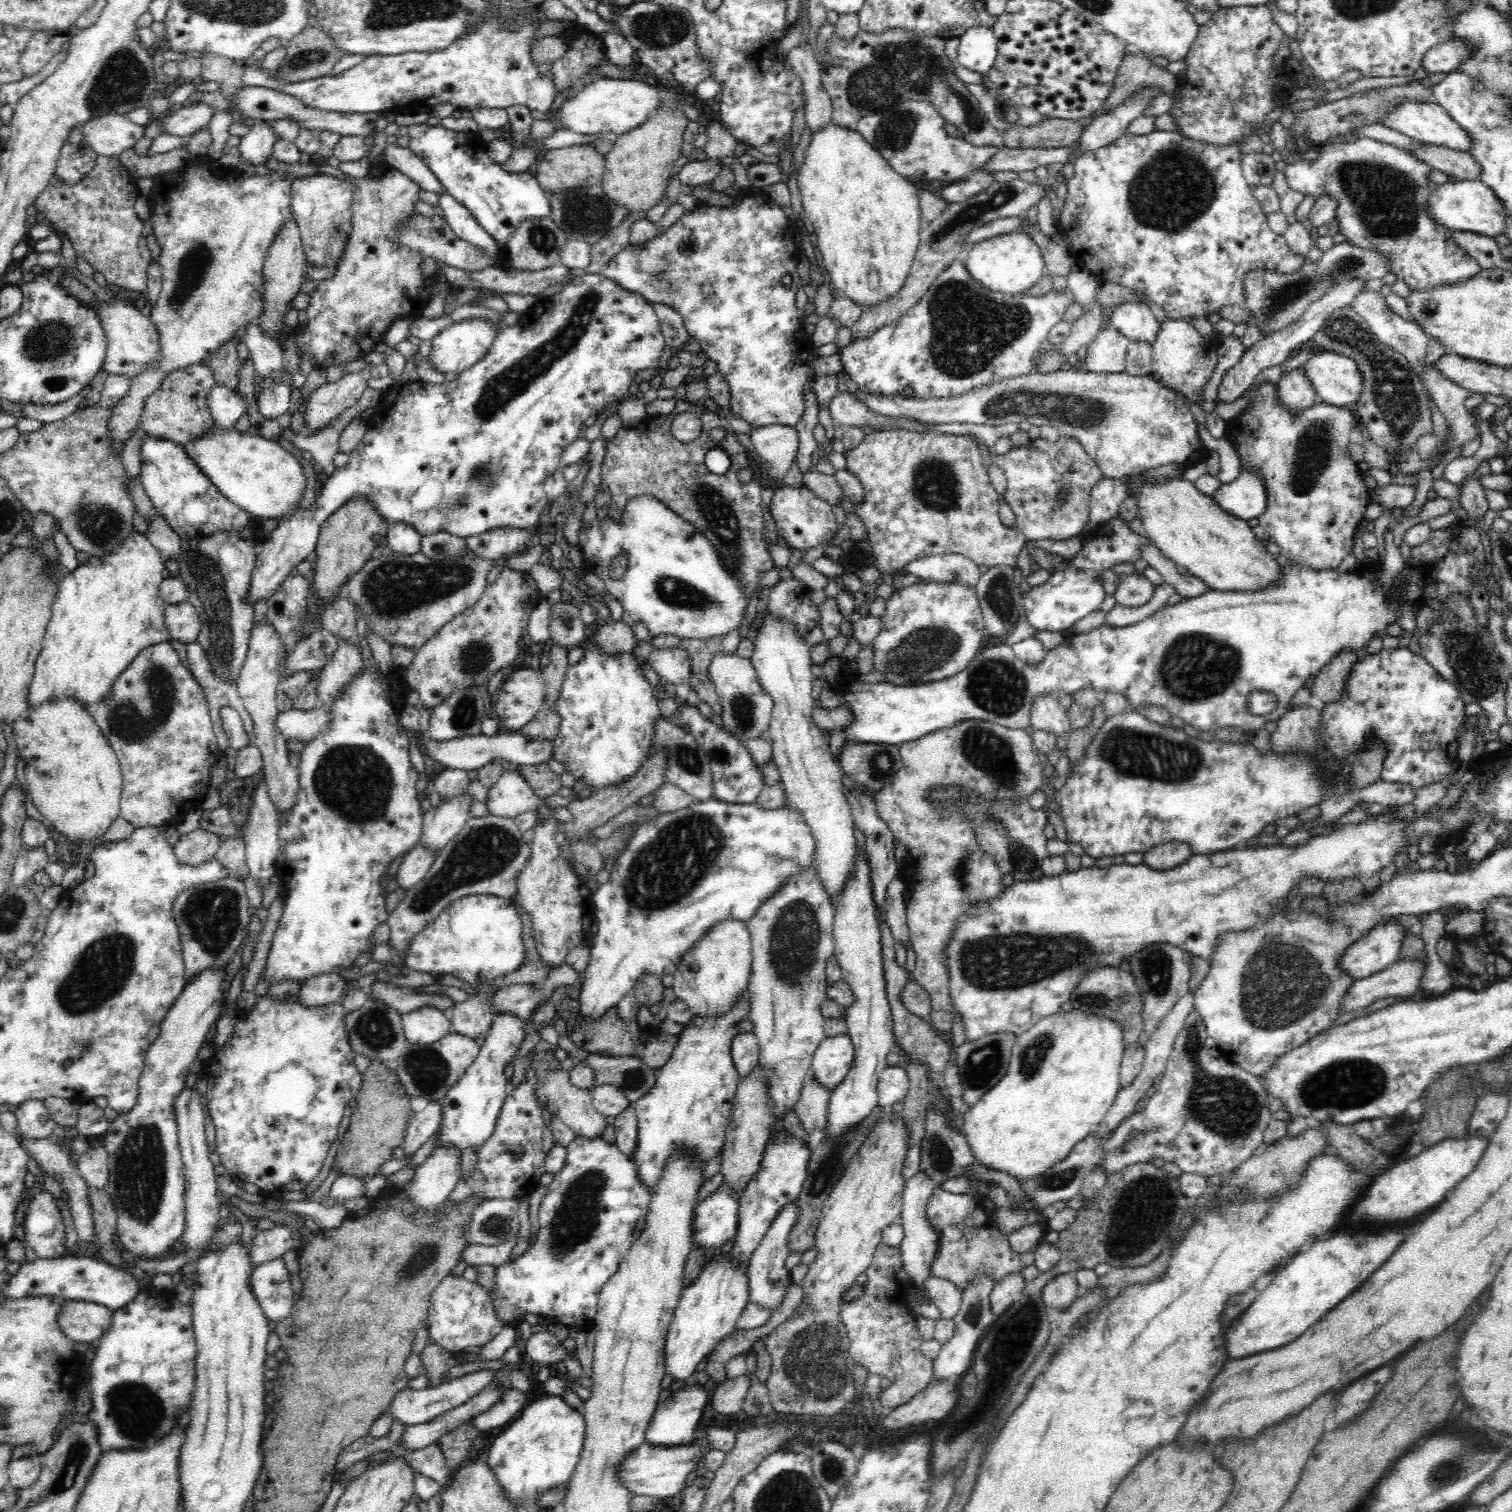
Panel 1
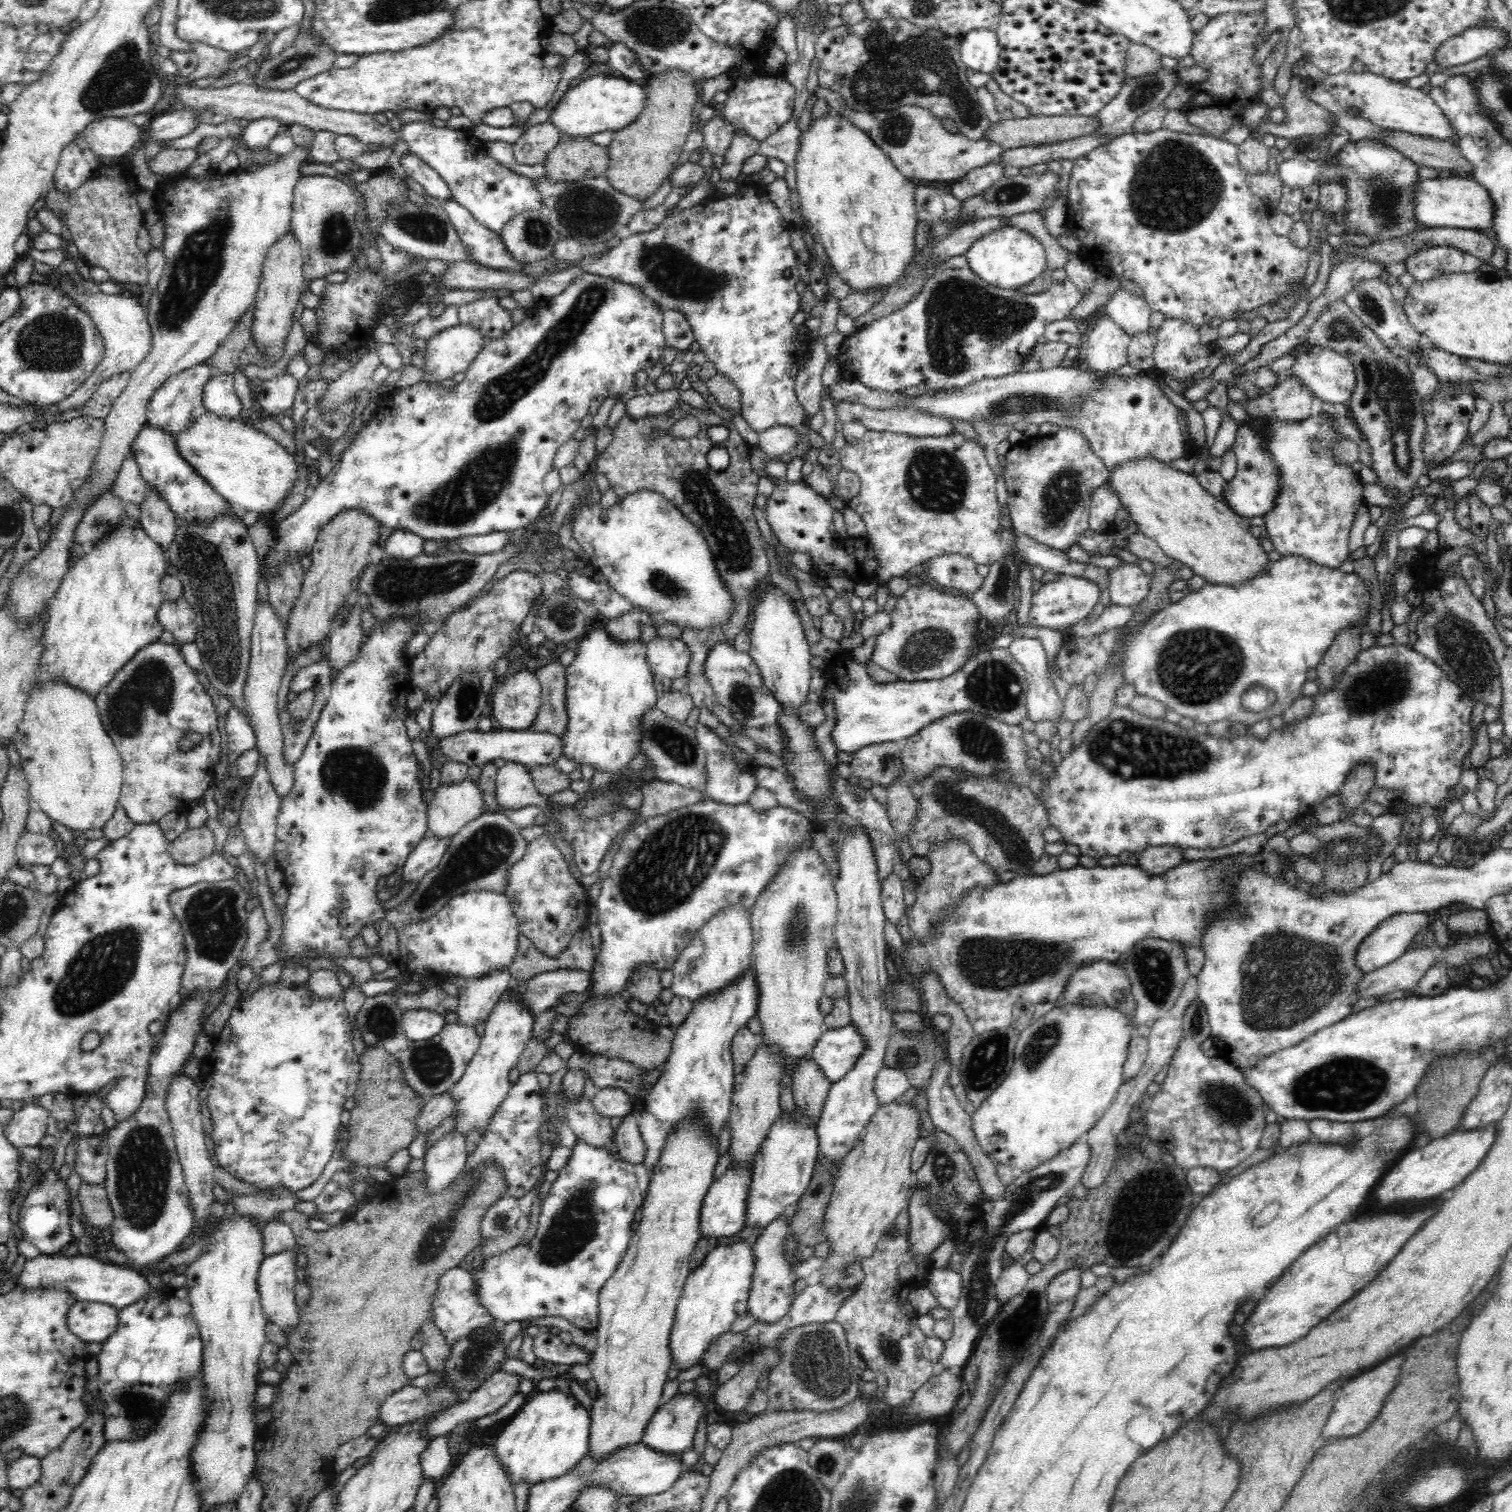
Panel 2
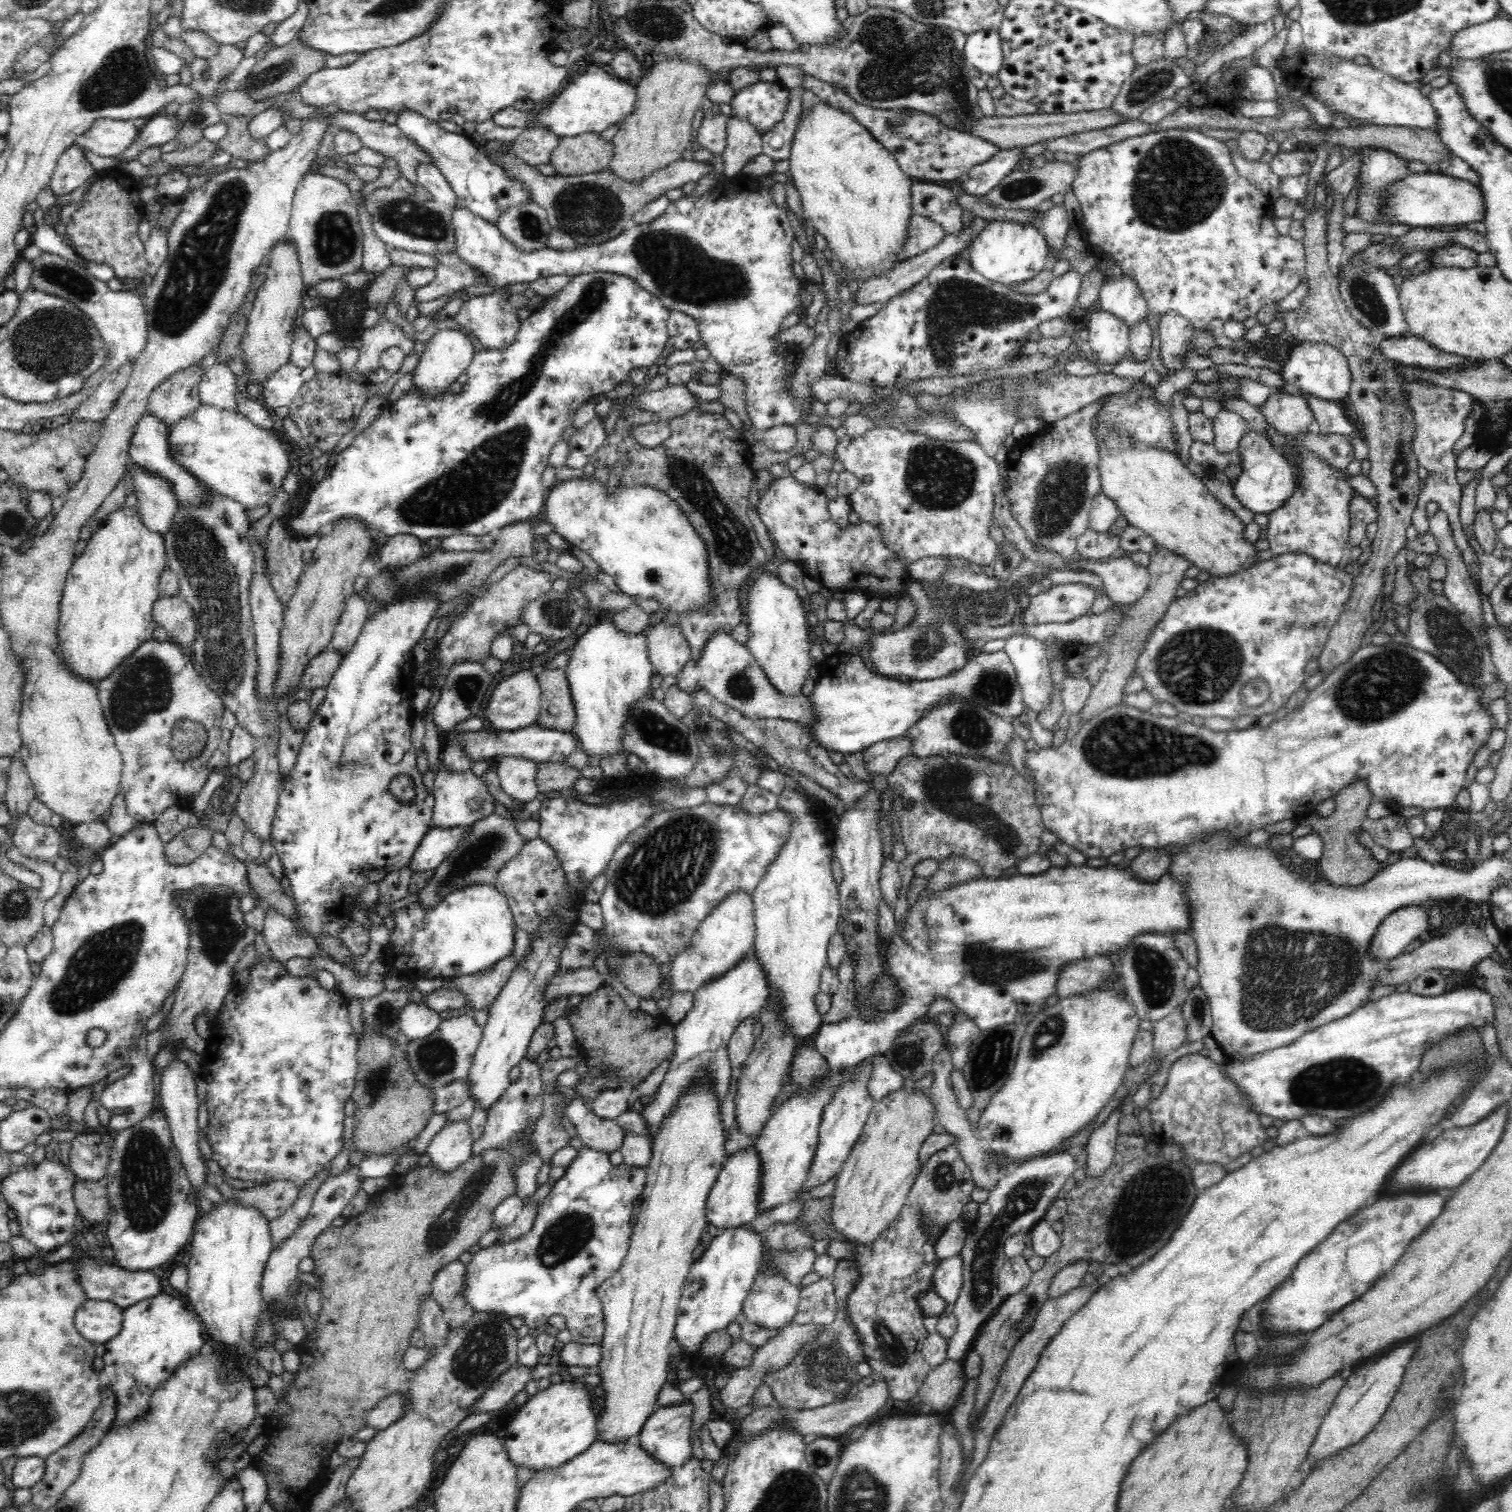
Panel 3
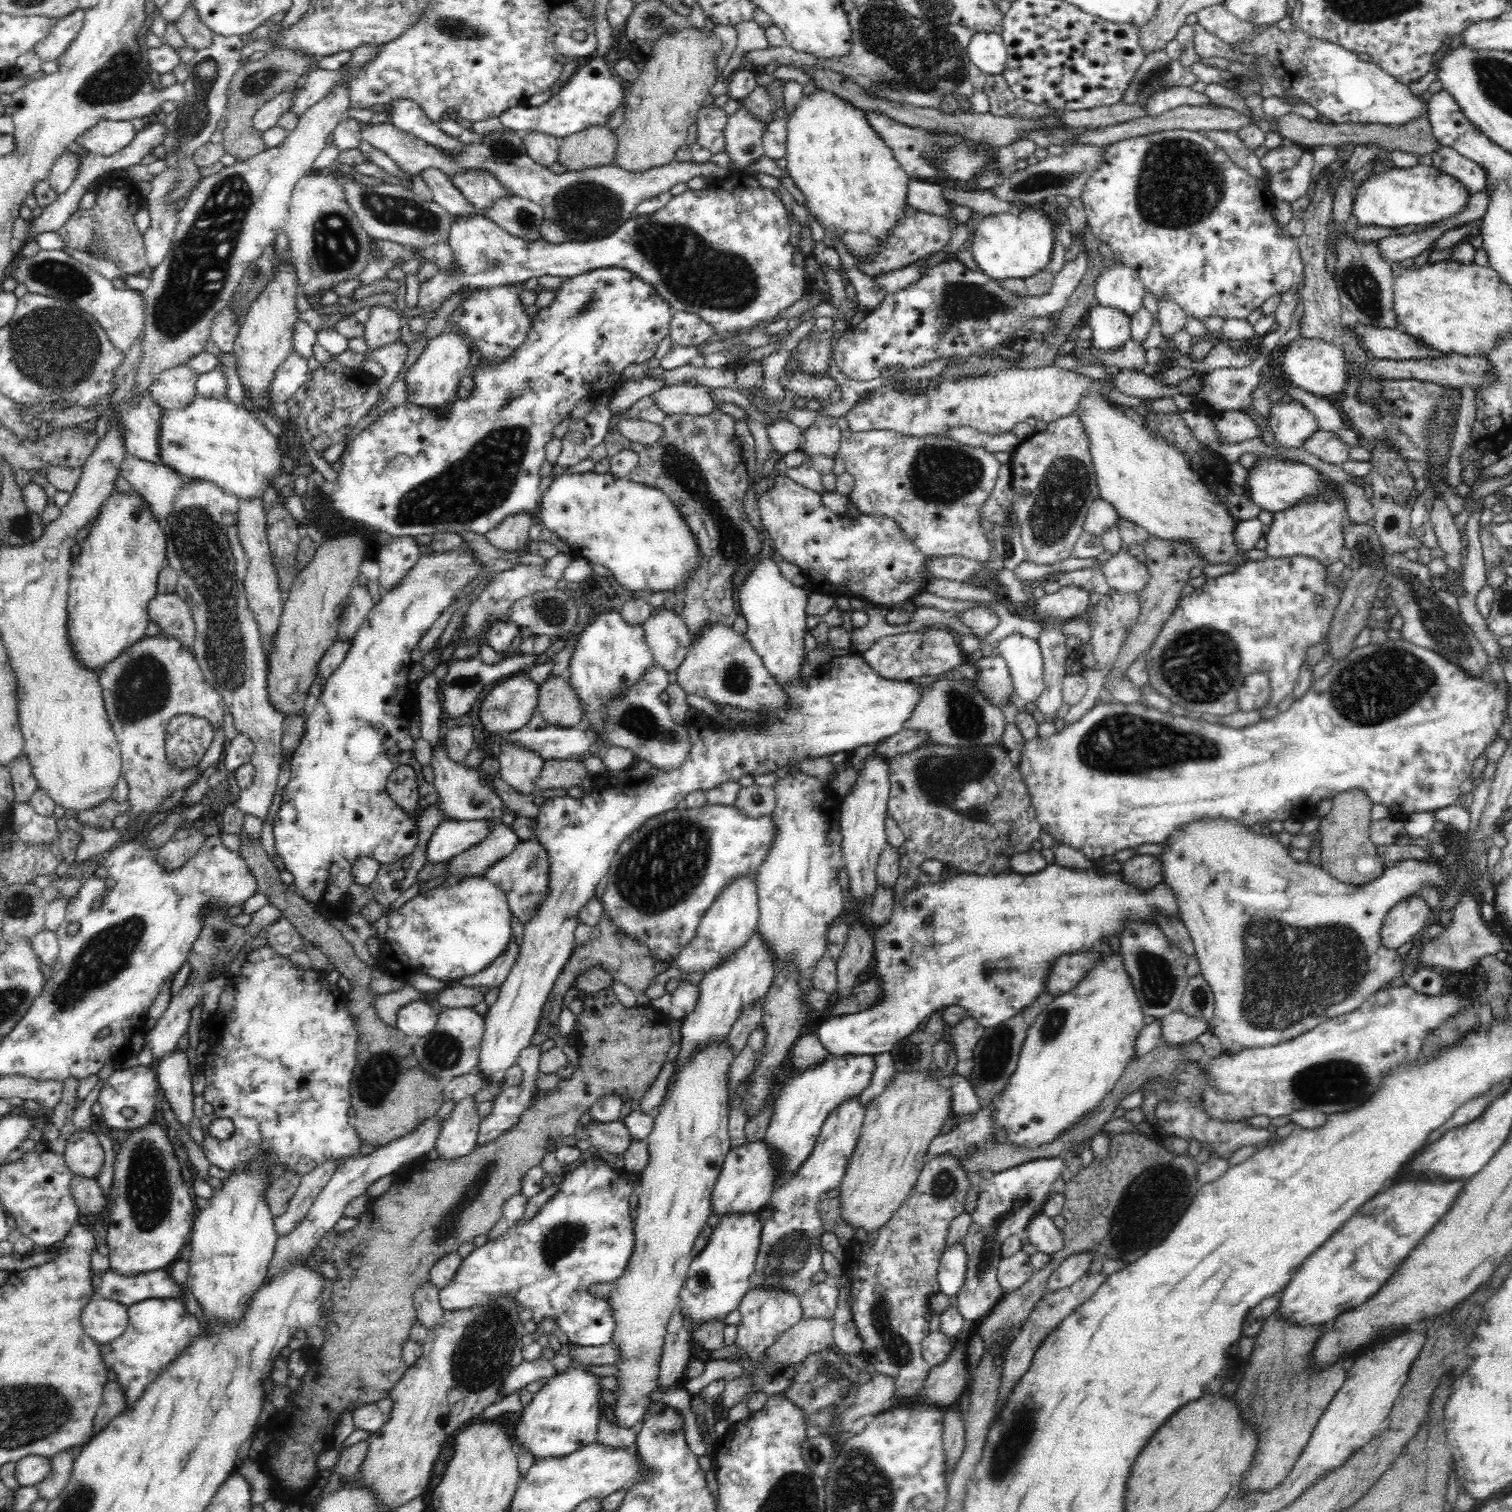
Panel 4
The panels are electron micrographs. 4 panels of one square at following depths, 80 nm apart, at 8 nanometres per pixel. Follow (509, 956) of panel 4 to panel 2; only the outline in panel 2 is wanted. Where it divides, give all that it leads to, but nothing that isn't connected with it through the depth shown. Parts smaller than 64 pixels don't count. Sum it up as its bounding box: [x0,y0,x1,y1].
[453,968,511,1027]

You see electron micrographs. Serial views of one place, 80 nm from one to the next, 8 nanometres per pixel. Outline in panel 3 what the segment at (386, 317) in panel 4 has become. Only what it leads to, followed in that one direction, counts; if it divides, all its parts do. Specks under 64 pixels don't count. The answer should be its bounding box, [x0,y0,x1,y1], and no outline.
[354,314,415,382]

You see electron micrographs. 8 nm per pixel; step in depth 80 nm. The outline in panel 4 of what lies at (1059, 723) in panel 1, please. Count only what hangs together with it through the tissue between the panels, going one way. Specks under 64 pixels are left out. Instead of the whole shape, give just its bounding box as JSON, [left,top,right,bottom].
[997,634,1044,705]

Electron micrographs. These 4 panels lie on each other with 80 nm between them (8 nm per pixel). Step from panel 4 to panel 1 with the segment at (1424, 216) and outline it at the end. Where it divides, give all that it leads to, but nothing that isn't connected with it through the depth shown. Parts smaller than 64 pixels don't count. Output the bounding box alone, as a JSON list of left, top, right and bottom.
[1427,179,1505,239]

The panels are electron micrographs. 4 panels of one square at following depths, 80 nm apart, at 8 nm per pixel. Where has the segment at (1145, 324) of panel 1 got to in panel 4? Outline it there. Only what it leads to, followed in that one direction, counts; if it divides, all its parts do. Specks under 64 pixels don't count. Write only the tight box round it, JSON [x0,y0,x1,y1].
[1096,262,1144,320]

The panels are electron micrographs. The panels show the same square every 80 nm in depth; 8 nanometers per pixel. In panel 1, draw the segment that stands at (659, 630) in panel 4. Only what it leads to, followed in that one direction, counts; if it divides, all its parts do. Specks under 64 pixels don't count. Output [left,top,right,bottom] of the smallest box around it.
[646,647,693,687]

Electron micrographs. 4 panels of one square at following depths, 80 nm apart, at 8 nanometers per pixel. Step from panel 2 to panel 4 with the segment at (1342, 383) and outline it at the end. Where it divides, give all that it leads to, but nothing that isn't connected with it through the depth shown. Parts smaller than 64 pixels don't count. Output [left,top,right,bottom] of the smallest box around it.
[1282,336,1349,399]

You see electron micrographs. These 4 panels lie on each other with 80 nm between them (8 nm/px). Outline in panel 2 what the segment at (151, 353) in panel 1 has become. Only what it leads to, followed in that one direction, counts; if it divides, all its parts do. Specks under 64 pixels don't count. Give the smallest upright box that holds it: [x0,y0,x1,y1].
[49,274,152,413]

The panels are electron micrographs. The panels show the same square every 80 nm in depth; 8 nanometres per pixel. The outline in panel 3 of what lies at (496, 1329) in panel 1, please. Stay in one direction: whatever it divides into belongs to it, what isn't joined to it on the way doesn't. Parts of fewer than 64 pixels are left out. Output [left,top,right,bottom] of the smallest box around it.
[430,1261,478,1328]

